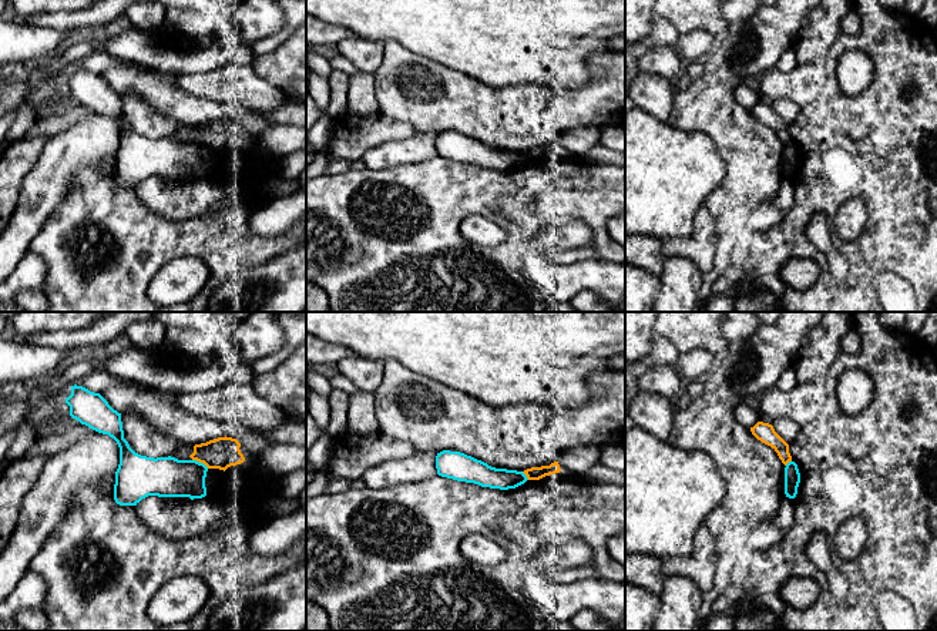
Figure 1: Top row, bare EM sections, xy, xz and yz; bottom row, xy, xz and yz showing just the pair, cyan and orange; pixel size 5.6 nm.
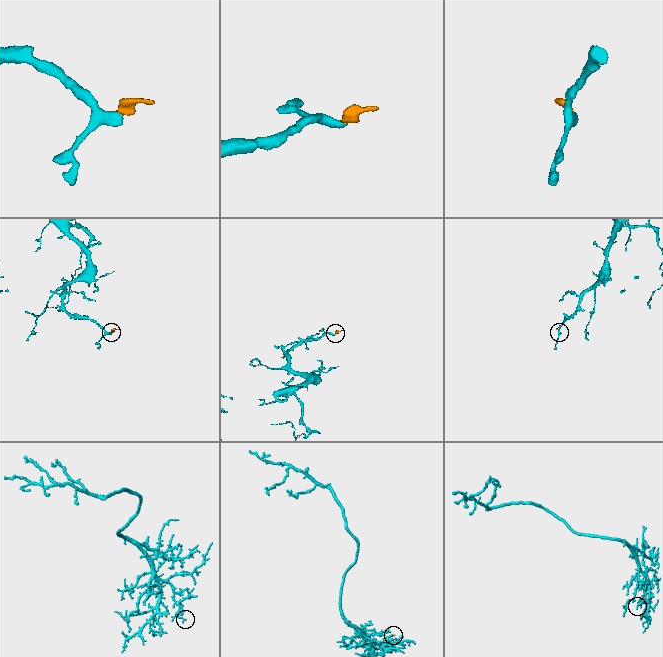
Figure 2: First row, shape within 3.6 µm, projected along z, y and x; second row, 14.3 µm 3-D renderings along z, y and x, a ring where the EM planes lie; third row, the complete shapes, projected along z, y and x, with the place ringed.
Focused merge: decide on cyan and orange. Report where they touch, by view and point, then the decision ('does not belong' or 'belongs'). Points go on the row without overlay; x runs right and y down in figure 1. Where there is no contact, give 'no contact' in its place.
meets cyan in xy at (201, 144); does not belong

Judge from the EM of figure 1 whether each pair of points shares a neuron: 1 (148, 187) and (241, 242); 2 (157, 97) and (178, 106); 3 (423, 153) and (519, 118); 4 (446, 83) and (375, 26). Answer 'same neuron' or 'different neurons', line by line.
1: different neurons
2: same neuron
3: different neurons
4: different neurons

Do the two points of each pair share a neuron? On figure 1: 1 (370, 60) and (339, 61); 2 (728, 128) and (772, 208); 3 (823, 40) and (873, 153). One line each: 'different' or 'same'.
1: different
2: different
3: different

